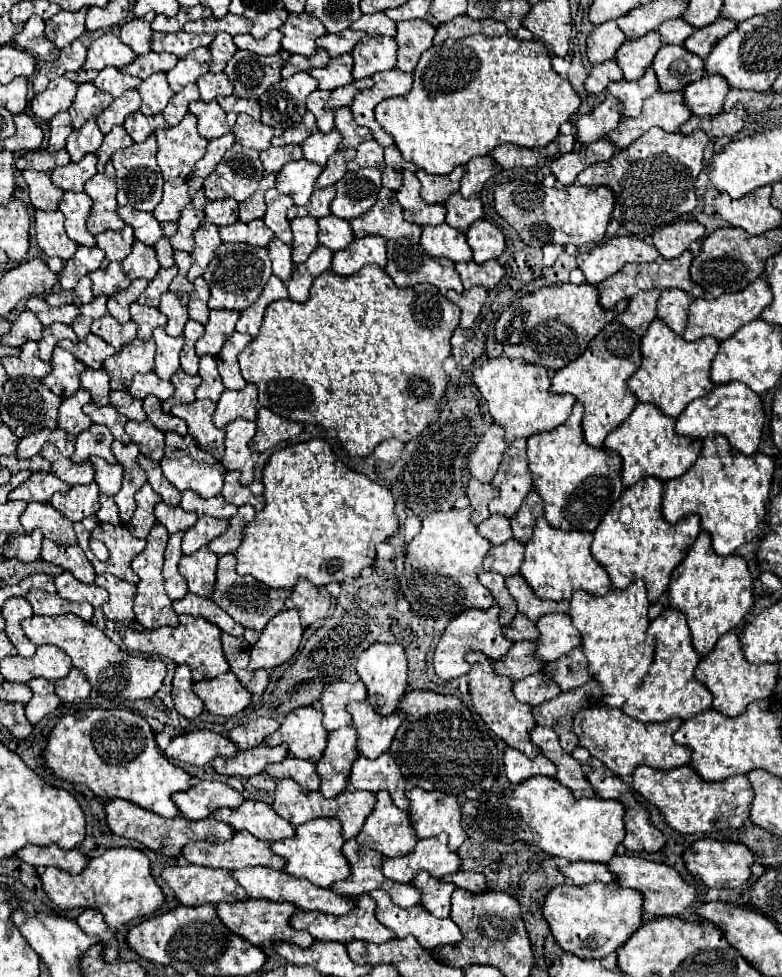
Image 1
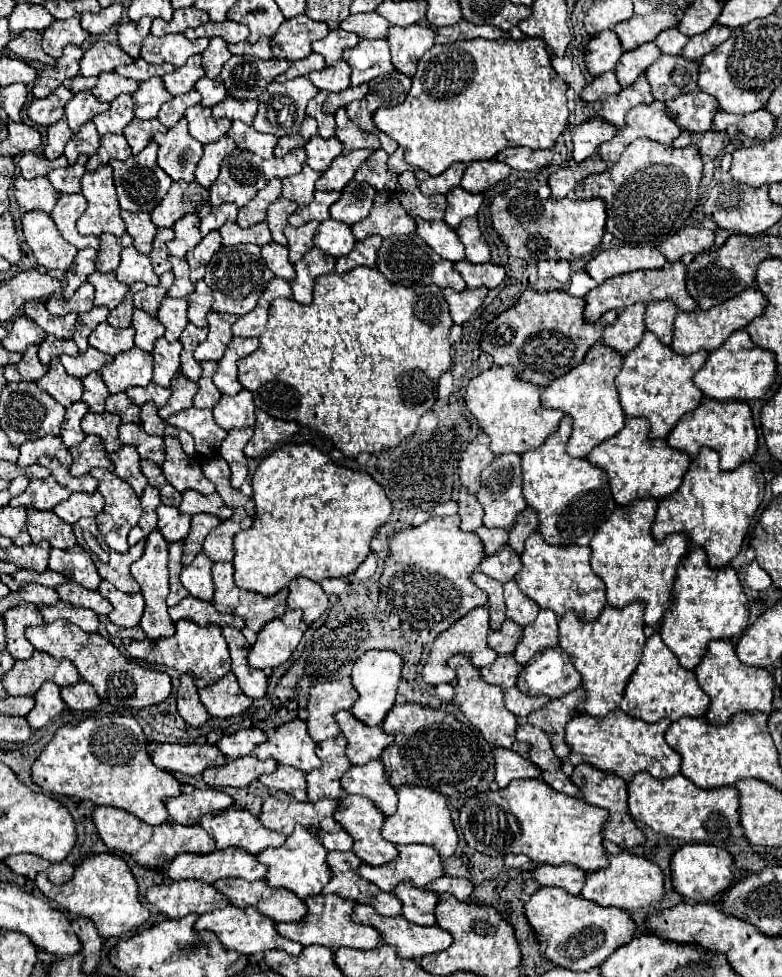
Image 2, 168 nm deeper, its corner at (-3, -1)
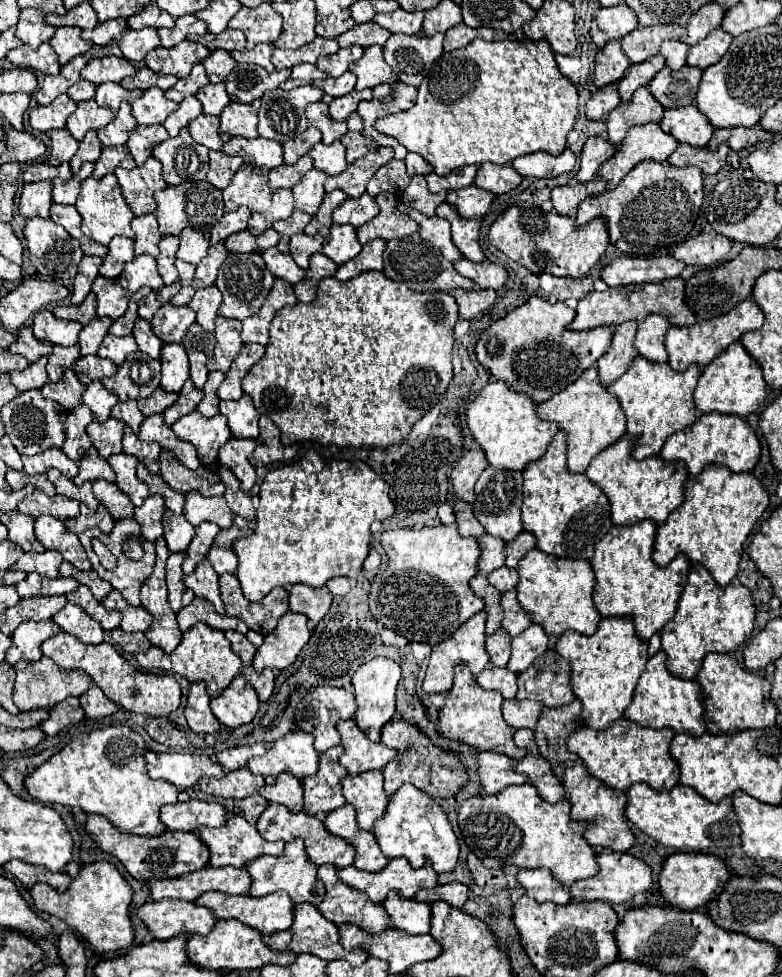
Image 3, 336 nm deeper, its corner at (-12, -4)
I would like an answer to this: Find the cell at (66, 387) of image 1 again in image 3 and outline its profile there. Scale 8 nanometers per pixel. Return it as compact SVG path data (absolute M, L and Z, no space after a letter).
M72 368L64 370L64 376L60 378L60 382L48 382L40 392L44 398L50 398L54 402L58 402L62 408L66 410L74 410L82 400L82 394L84 394L84 384L78 382L76 378L76 372Z

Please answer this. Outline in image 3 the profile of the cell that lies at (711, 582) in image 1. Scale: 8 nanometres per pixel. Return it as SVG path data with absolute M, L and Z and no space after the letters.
M692 564L688 572L688 582L678 600L676 614L670 622L666 622L660 634L662 650L668 656L668 672L678 678L692 680L698 674L702 658L708 652L732 652L752 636L754 614L756 608L748 588L744 588L740 582L732 582L726 588L720 588L714 578L710 578L710 574L704 570L704 566Z

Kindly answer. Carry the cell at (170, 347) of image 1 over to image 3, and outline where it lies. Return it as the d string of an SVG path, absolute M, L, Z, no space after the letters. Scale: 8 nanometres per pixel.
M162 344L162 382L160 388L166 392L180 392L184 382L190 378L190 366L186 352L180 344Z

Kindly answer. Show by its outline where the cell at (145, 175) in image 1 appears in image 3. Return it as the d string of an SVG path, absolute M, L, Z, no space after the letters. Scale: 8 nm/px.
M148 158L144 166L134 170L114 170L114 176L120 184L122 196L134 216L152 214L156 210L154 192L166 188L166 182L162 180L162 166L156 158Z

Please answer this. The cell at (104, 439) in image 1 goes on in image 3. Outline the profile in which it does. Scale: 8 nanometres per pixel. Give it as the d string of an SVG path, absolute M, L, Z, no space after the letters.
M94 448L88 450L88 454L78 462L78 476L72 480L76 486L82 486L84 482L94 482L94 480L108 480L114 482L114 470L110 470L110 464L98 456L98 452Z

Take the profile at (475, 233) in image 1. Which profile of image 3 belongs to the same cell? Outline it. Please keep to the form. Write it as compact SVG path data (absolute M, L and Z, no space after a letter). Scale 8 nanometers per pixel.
M442 202L436 208L436 216L446 218L452 224L452 242L462 252L464 258L482 262L484 254L478 244L478 230L480 230L480 218L462 218L454 206L448 202Z

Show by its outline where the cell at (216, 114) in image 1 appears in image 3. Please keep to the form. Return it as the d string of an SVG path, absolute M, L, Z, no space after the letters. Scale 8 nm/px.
M200 114L196 120L192 120L188 124L188 130L190 130L190 136L194 138L194 142L206 146L208 150L222 150L222 146L230 140L230 138L222 138L222 134L218 134L216 116Z

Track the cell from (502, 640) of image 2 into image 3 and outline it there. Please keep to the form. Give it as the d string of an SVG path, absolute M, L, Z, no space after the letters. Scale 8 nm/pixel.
M500 628L492 636L486 638L486 652L490 654L490 666L504 668L510 658L510 640L506 638L506 632Z

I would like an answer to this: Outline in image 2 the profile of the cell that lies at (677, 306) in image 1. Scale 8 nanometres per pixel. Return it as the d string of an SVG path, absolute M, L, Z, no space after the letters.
M653 301L647 303L647 313L645 313L645 327L653 331L661 343L671 343L673 341L673 323L677 317L679 309L673 305L673 301Z

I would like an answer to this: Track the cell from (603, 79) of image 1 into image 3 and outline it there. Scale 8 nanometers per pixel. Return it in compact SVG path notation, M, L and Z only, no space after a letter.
M608 84L600 88L586 104L586 120L606 120L608 114L620 104L616 84Z

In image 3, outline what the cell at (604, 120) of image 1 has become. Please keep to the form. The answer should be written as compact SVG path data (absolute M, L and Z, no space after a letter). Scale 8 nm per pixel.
M592 136L588 138L588 142L584 144L584 150L580 154L580 170L576 172L576 180L578 182L588 182L596 176L598 168L614 156L614 146L610 146L608 140L600 138L600 136Z

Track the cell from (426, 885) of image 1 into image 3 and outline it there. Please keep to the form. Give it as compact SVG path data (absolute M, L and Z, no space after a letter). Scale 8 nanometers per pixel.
M386 894L382 906L390 916L390 928L404 930L408 934L426 934L430 930L428 904L418 904L412 898L398 898L398 894Z

